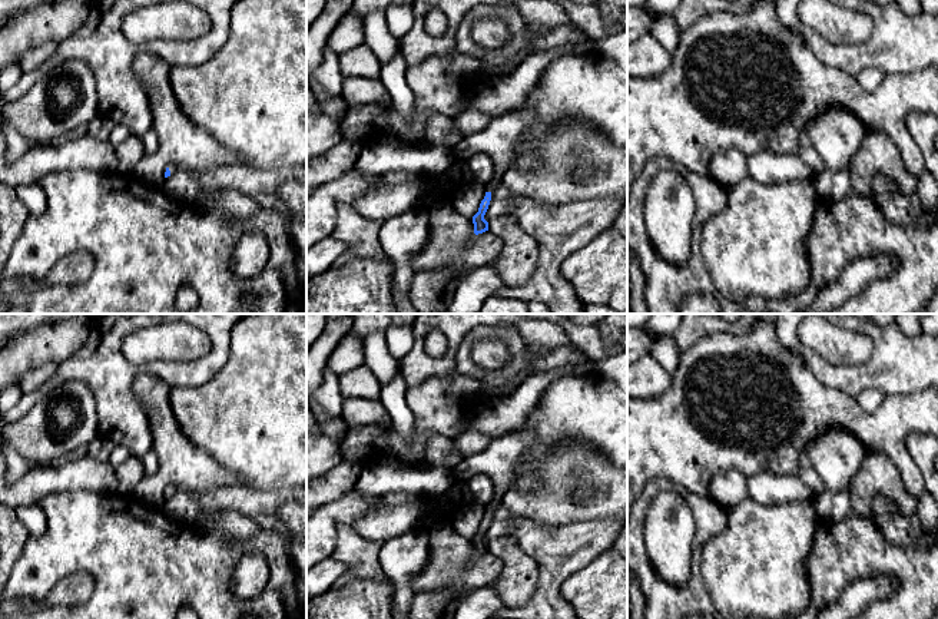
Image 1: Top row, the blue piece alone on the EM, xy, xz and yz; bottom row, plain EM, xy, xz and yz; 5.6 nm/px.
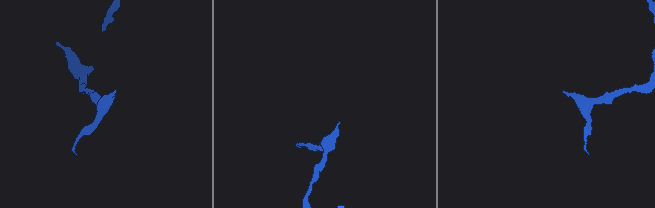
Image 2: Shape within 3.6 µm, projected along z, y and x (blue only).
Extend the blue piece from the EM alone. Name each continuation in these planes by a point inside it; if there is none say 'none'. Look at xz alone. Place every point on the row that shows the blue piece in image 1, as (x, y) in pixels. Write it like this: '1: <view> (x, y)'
1: xz (499, 139)

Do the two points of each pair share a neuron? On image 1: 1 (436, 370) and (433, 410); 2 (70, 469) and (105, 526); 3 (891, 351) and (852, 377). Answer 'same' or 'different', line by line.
1: different
2: different
3: same

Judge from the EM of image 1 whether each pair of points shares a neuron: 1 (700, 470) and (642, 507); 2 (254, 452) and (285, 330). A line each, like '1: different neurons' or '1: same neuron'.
1: different neurons
2: same neuron

